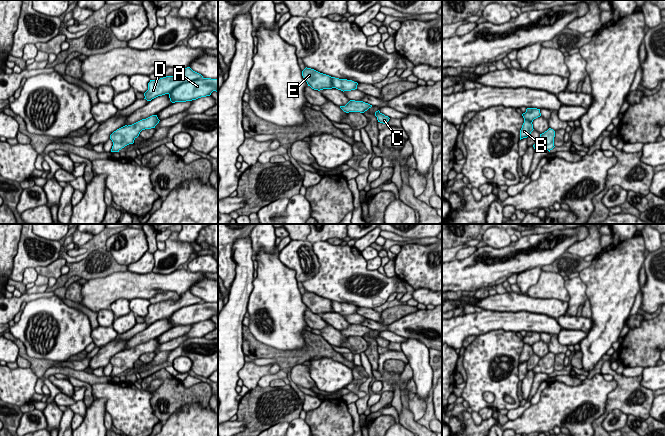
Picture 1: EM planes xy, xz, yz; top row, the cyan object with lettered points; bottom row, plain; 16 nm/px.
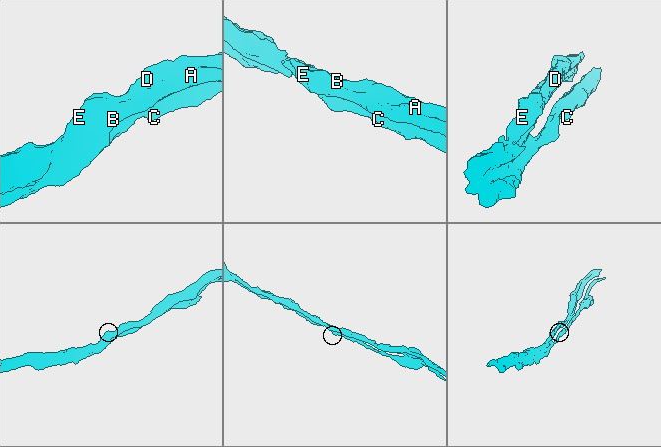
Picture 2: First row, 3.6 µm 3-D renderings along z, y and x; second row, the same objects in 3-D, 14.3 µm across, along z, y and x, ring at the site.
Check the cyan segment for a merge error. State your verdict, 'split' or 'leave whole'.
leave whole

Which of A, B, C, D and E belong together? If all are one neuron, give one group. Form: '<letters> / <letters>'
A B C D E

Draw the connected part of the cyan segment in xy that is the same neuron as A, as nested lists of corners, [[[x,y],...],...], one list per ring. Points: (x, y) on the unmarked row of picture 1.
[[[187,291],[179,300],[150,304],[144,323],[151,325],[158,320],[168,318],[172,327],[186,326],[210,320],[213,315],[218,316],[218,303],[204,302]]]

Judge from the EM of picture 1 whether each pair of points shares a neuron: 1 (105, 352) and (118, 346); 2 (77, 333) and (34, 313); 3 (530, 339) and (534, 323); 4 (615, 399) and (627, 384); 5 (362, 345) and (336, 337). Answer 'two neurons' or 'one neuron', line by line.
1: one neuron
2: one neuron
3: two neurons
4: one neuron
5: two neurons

